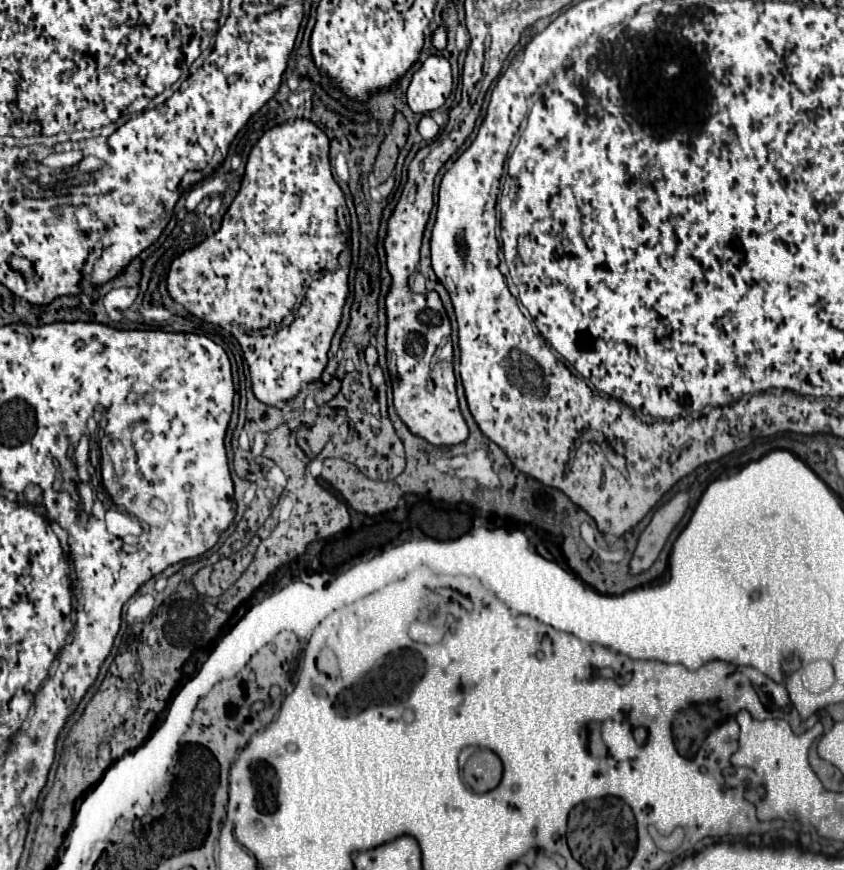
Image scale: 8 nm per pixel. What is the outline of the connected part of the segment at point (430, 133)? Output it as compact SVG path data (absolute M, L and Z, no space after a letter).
M424 115L422 121L420 121L420 125L418 125L418 131L420 131L420 135L422 135L424 139L434 139L434 137L438 135L440 127L436 125L436 121L434 121L430 115Z

